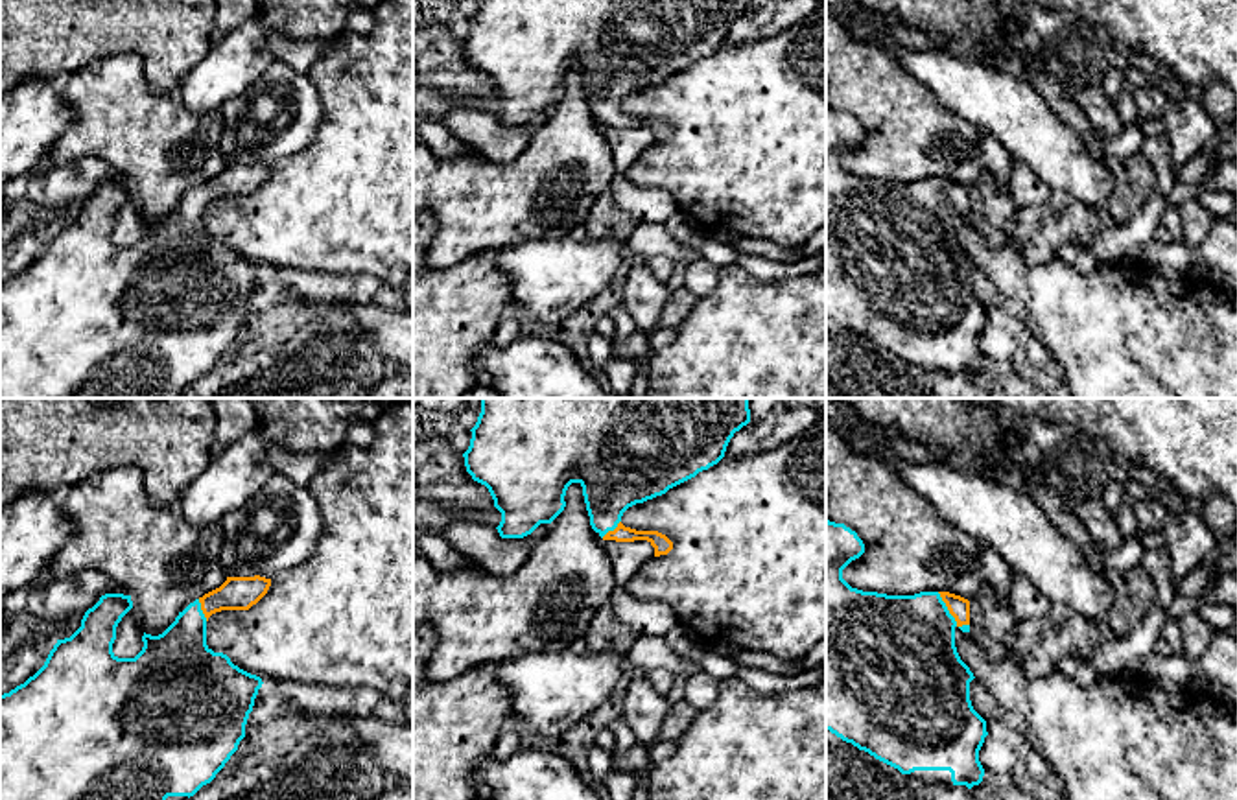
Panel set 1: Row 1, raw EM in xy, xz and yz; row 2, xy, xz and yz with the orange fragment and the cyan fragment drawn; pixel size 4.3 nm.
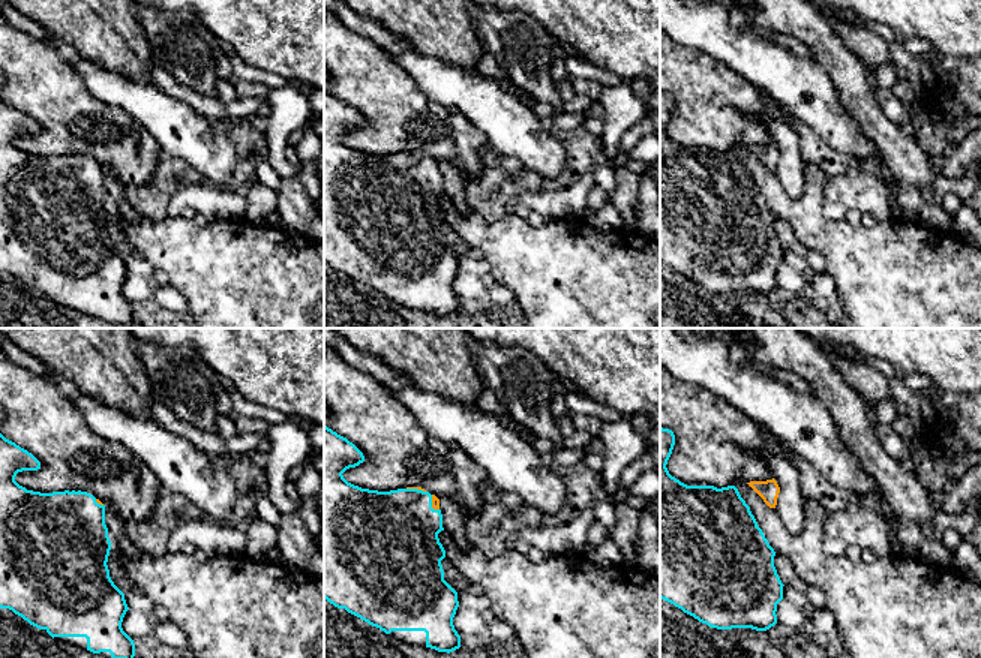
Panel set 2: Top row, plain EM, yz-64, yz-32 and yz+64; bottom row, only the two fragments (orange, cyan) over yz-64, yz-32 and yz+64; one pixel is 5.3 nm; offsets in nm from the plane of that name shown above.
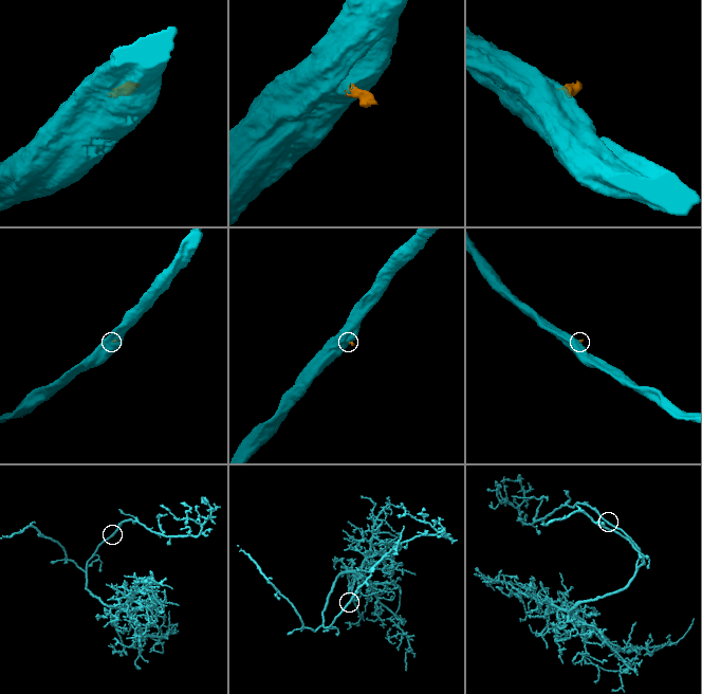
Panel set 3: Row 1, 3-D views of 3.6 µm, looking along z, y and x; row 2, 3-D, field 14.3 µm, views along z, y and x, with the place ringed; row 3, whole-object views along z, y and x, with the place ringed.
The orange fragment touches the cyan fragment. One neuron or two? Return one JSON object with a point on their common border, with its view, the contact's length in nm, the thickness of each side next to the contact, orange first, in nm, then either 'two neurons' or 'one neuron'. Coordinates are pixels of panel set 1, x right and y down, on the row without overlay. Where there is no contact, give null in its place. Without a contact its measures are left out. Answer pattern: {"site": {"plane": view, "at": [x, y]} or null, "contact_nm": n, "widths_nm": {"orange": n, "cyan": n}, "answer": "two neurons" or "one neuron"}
{"site": {"plane": "yz", "at": [950, 200]}, "contact_nm": 200, "widths_nm": {"orange": 90, "cyan": 440}, "answer": "one neuron"}

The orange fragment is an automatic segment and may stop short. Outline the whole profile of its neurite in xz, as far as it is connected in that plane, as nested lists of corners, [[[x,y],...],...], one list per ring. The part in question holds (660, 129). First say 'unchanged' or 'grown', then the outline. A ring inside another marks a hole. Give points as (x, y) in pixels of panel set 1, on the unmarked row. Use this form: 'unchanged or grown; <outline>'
grown; [[[479,0],[463,41],[466,59],[485,72],[501,100],[496,114],[501,125],[524,125],[540,111],[551,111],[566,94],[571,70],[583,74],[592,116],[603,127],[647,127],[654,144],[667,142],[673,129],[658,118],[636,118],[621,111],[623,100],[717,52],[736,18],[750,9],[750,0]]]

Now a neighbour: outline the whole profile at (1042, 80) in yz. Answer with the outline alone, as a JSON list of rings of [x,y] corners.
[[[995,0],[995,6],[999,13],[1001,35],[1007,39],[1008,46],[1029,63],[1031,85],[1040,92],[1047,107],[1077,133],[1086,149],[1097,160],[1115,168],[1121,175],[1121,162],[1113,160],[1104,149],[1104,138],[1095,133],[1084,111],[1066,94],[1064,85],[1045,68],[1043,61],[1025,46],[1019,20],[1005,7],[1003,0]]]

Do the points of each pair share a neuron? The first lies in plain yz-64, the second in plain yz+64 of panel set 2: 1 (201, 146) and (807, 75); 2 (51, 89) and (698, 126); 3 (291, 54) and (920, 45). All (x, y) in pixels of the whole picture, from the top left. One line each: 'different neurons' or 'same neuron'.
1: same neuron
2: same neuron
3: different neurons

